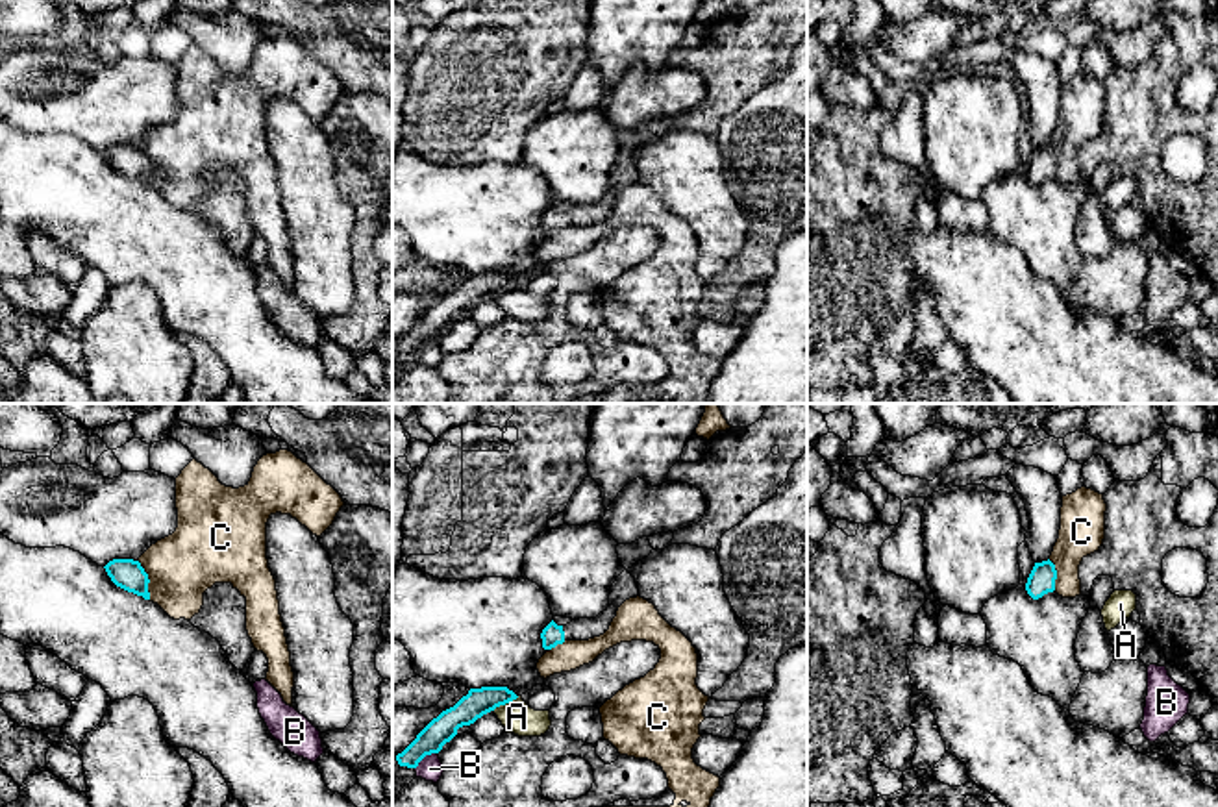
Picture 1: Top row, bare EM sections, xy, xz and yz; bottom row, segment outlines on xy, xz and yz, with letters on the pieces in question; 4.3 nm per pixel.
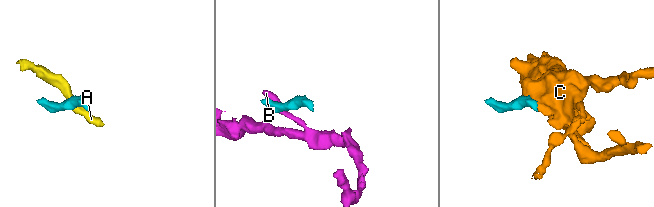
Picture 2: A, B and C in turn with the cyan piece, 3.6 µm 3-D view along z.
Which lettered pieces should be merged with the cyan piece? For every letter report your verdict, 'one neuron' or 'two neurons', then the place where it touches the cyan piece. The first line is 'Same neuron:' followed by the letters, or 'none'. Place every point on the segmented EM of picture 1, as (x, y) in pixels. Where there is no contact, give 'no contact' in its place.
Same neuron: none
A: two neurons | xz (506, 702)
B: two neurons | xz (424, 756)
C: two neurons | xy (149, 580)

